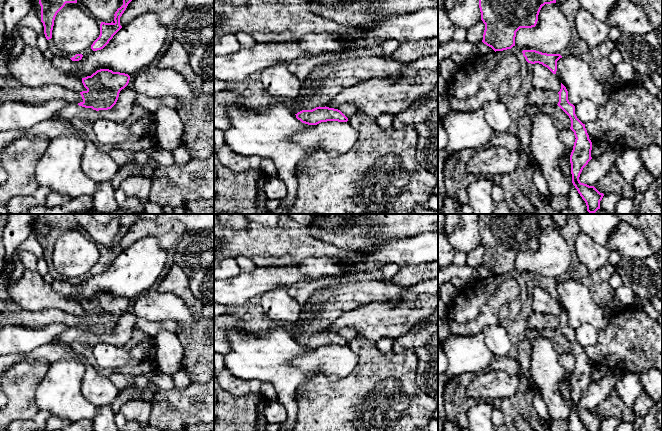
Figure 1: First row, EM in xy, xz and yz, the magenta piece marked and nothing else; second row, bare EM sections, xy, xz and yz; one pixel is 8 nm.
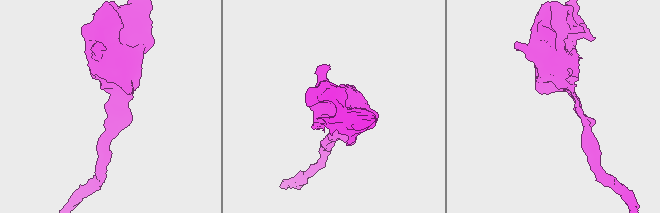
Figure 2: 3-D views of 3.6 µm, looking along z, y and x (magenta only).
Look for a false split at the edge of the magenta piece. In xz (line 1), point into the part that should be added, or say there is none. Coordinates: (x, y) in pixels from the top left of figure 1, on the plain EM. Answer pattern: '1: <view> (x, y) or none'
1: none

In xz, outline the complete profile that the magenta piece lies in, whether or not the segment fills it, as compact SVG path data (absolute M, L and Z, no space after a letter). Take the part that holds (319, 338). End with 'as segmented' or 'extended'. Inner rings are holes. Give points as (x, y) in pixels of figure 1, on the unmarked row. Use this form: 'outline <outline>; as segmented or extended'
outline M319 330L312 334L302 334L295 339L298 344L308 349L317 349L321 346L327 345L348 345L348 342L340 334L326 330Z; as segmented

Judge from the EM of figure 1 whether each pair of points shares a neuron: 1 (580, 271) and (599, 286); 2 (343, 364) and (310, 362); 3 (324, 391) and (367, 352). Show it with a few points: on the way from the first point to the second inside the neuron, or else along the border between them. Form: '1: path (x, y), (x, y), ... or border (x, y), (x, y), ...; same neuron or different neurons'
1: path (585, 276), (594, 281); same neuron
2: path (335, 362), (318, 362); same neuron
3: path (338, 391), (343, 391), (367, 366); same neuron

